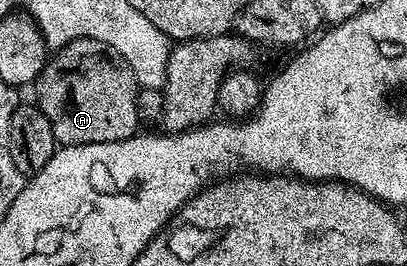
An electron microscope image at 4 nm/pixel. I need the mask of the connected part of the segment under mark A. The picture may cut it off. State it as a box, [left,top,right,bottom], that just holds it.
[35,37,140,146]

